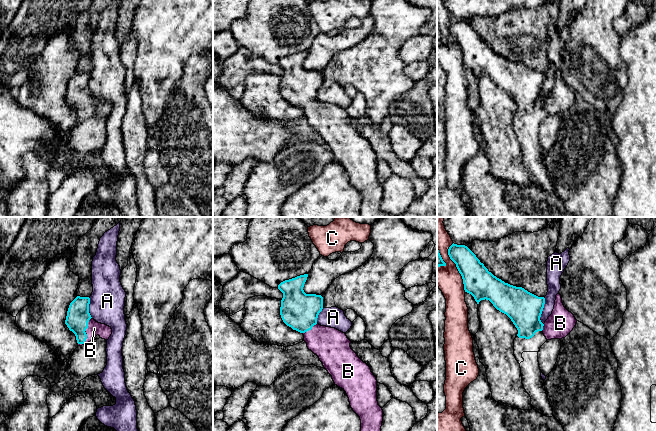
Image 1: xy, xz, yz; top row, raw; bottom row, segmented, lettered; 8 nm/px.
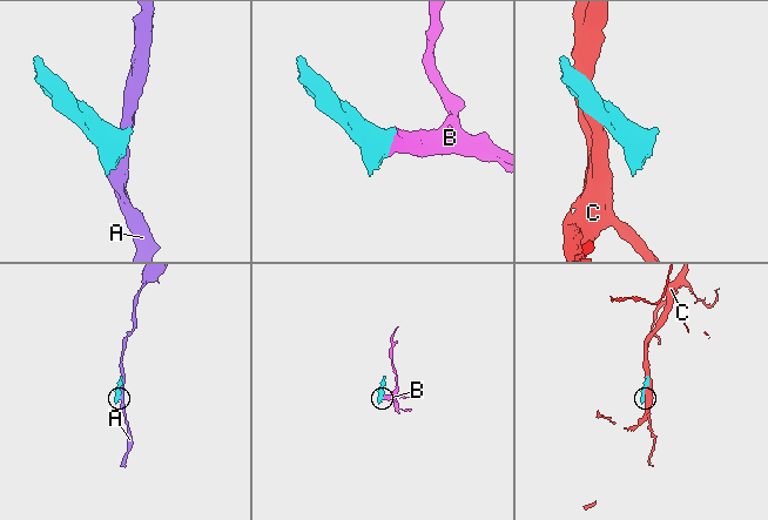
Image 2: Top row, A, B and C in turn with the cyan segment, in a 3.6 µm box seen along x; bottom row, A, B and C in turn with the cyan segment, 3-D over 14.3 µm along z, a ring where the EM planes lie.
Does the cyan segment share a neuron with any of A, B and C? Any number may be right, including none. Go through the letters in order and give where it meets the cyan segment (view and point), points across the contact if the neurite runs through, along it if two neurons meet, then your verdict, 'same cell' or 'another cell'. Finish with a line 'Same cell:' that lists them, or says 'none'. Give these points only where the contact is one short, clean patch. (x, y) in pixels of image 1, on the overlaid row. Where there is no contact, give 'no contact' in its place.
A: meets cyan in yz at (542, 310); border along yz (544, 297), (544, 307), (540, 317), (540, 321), (543, 324); another cell
B: meets cyan in xy at (85, 333); runs through xy (78, 316), (85, 333), (90, 328), (94, 328); same cell
C: meets cyan in yz at (456, 266); another cell
Same cell: B

